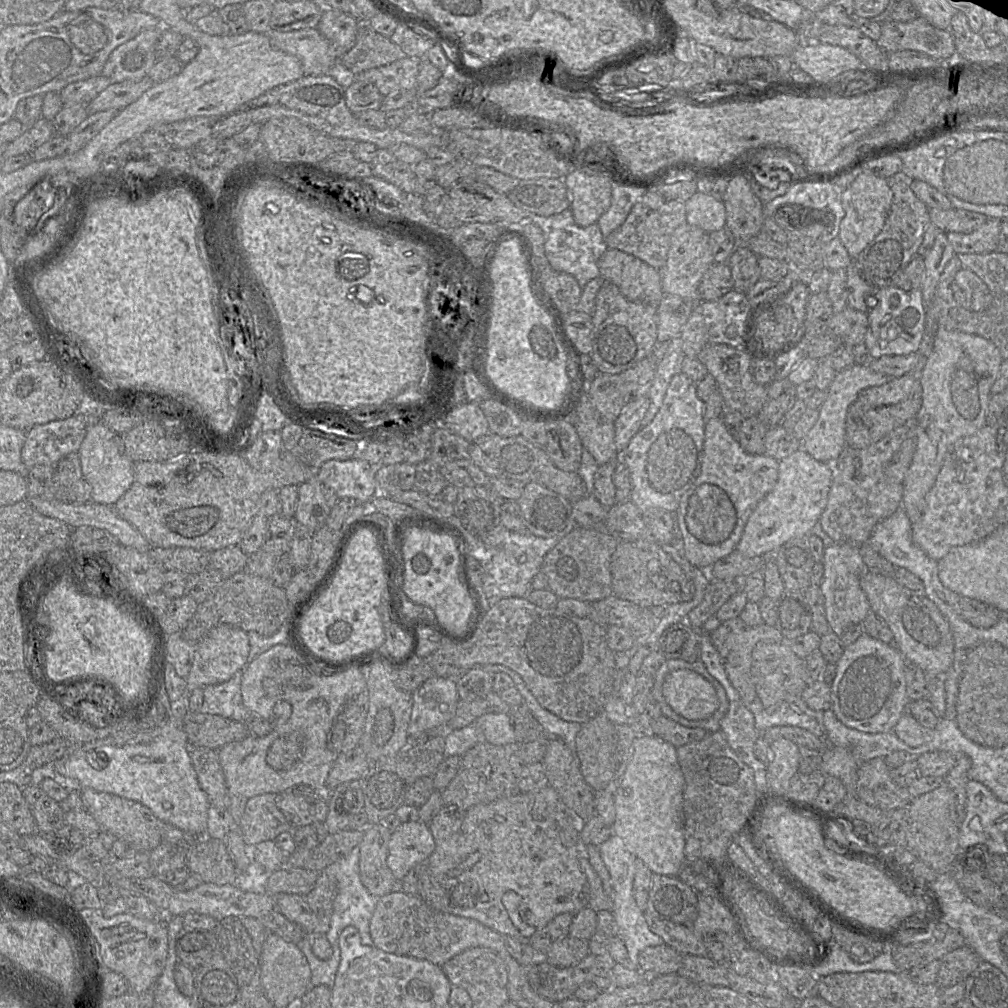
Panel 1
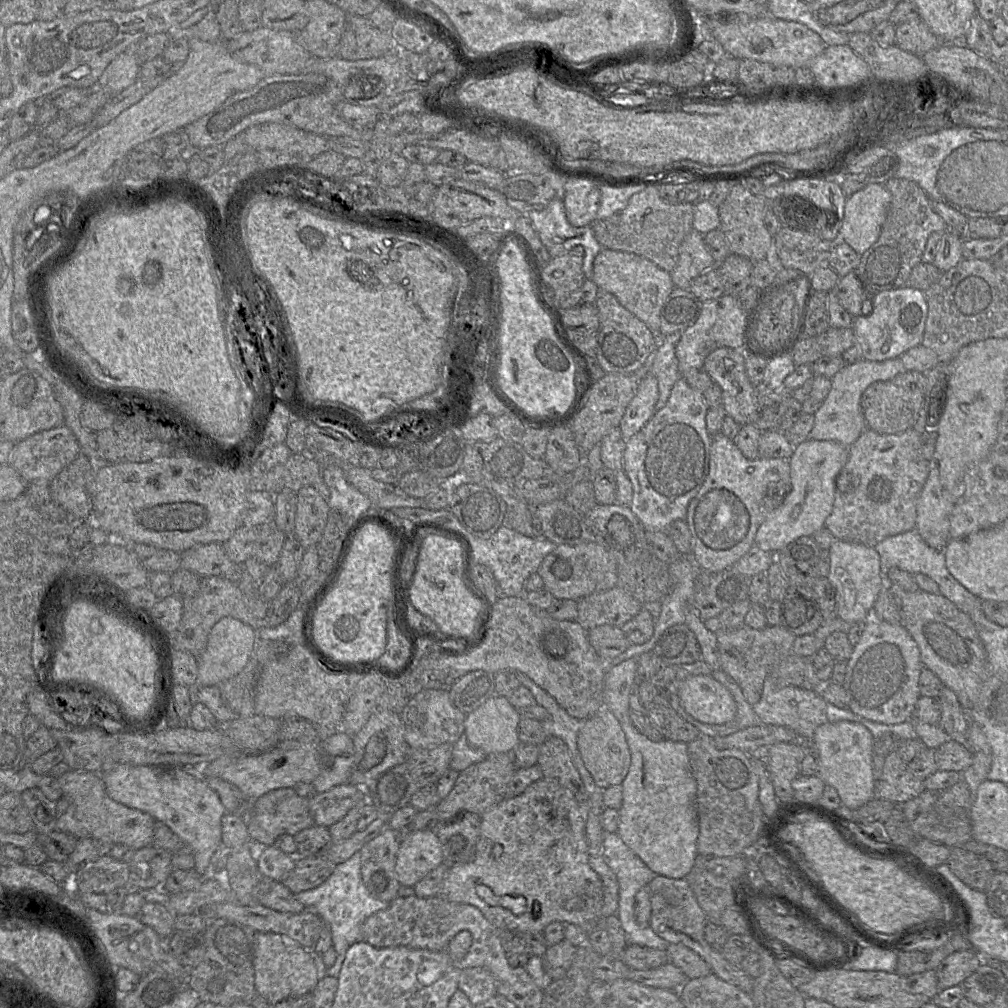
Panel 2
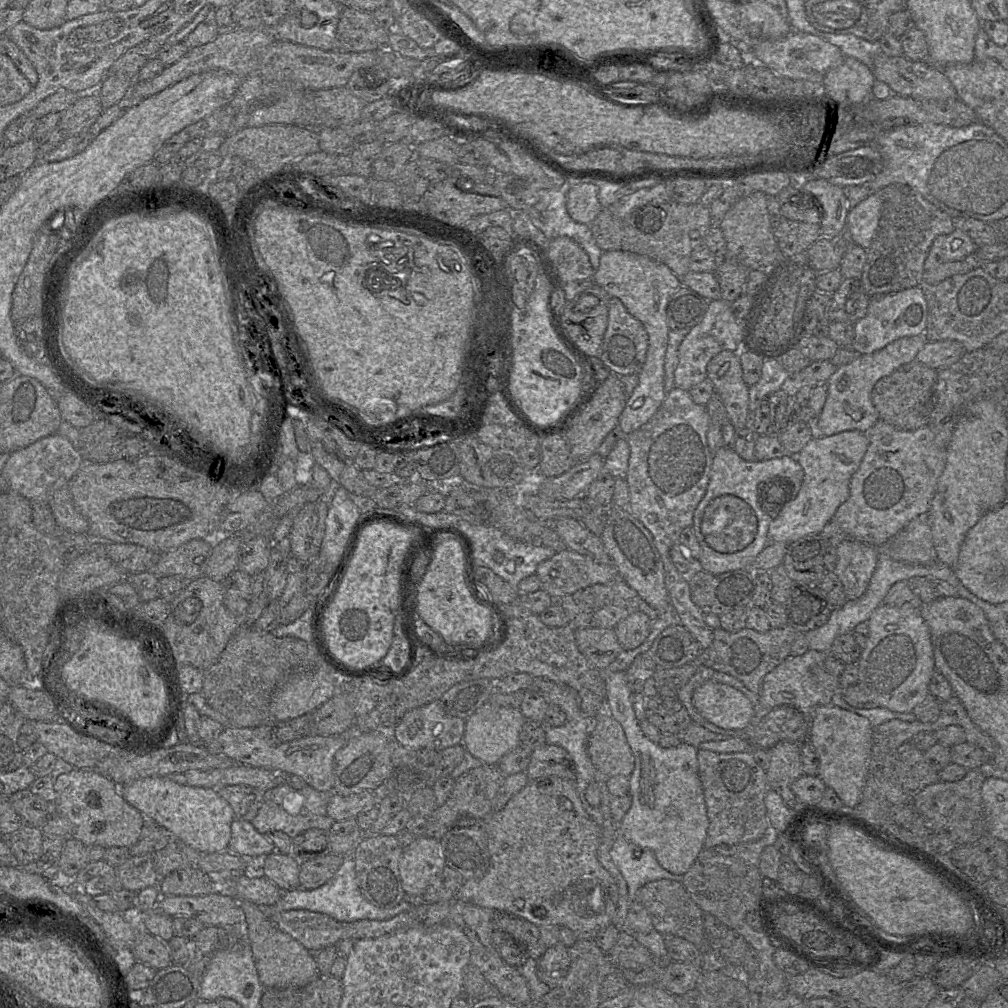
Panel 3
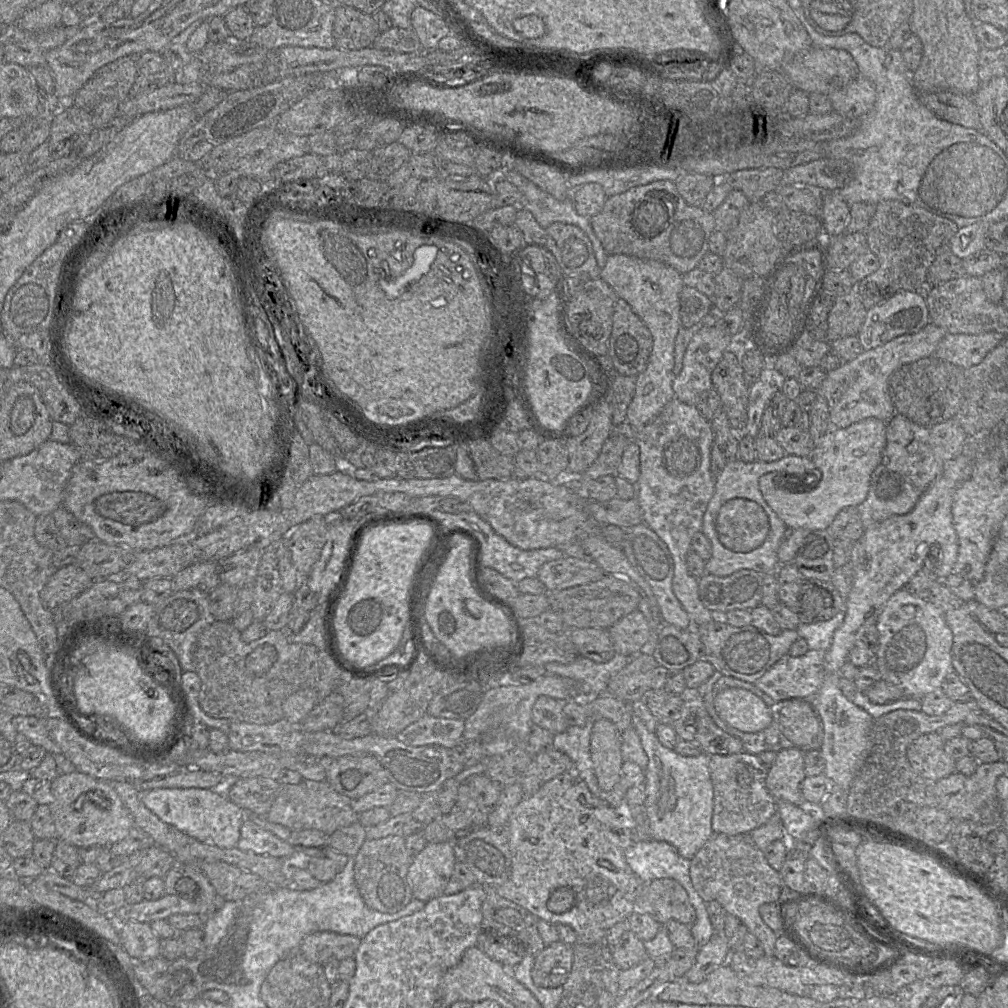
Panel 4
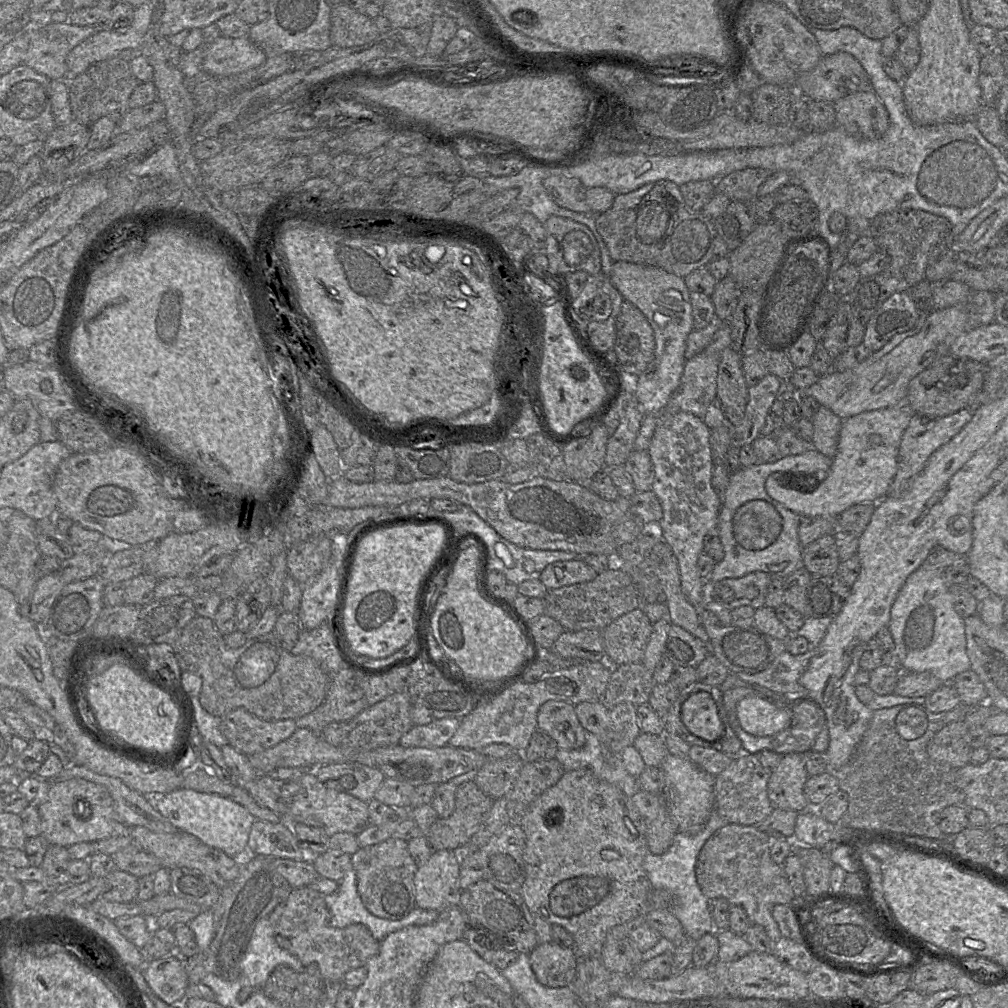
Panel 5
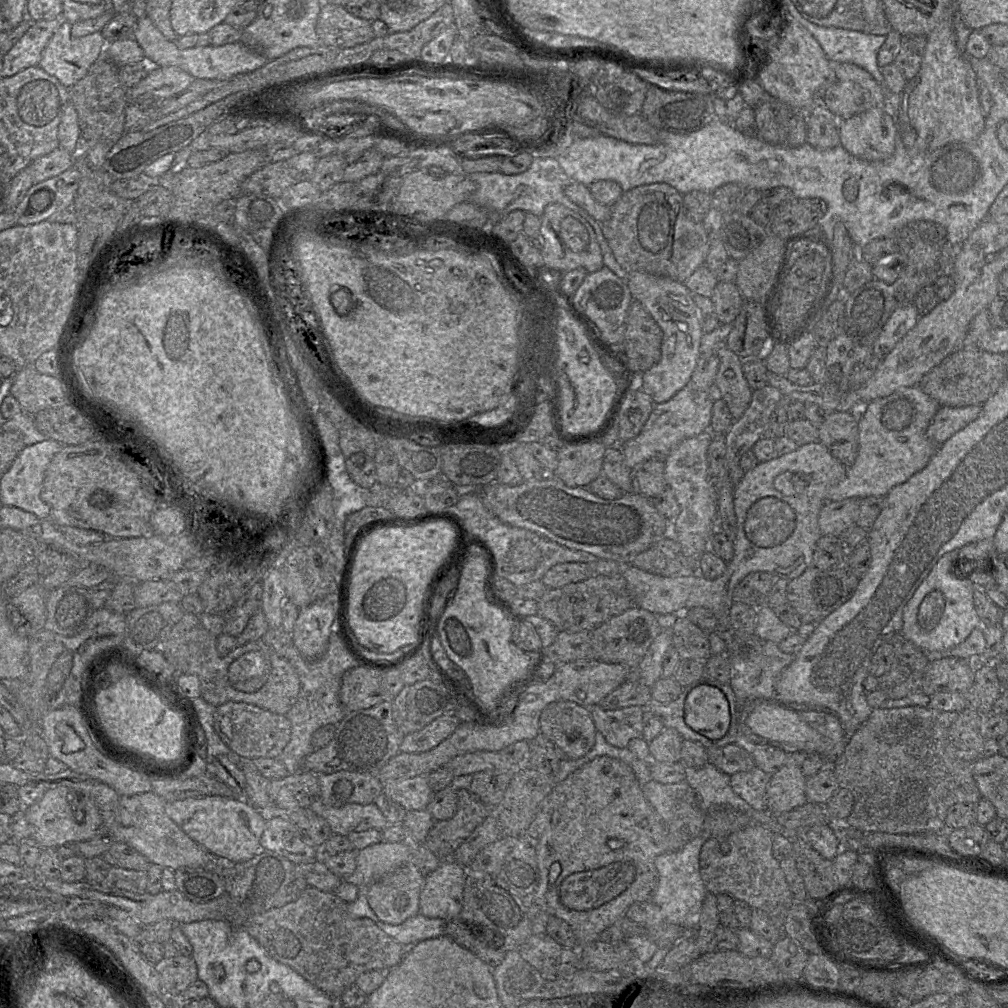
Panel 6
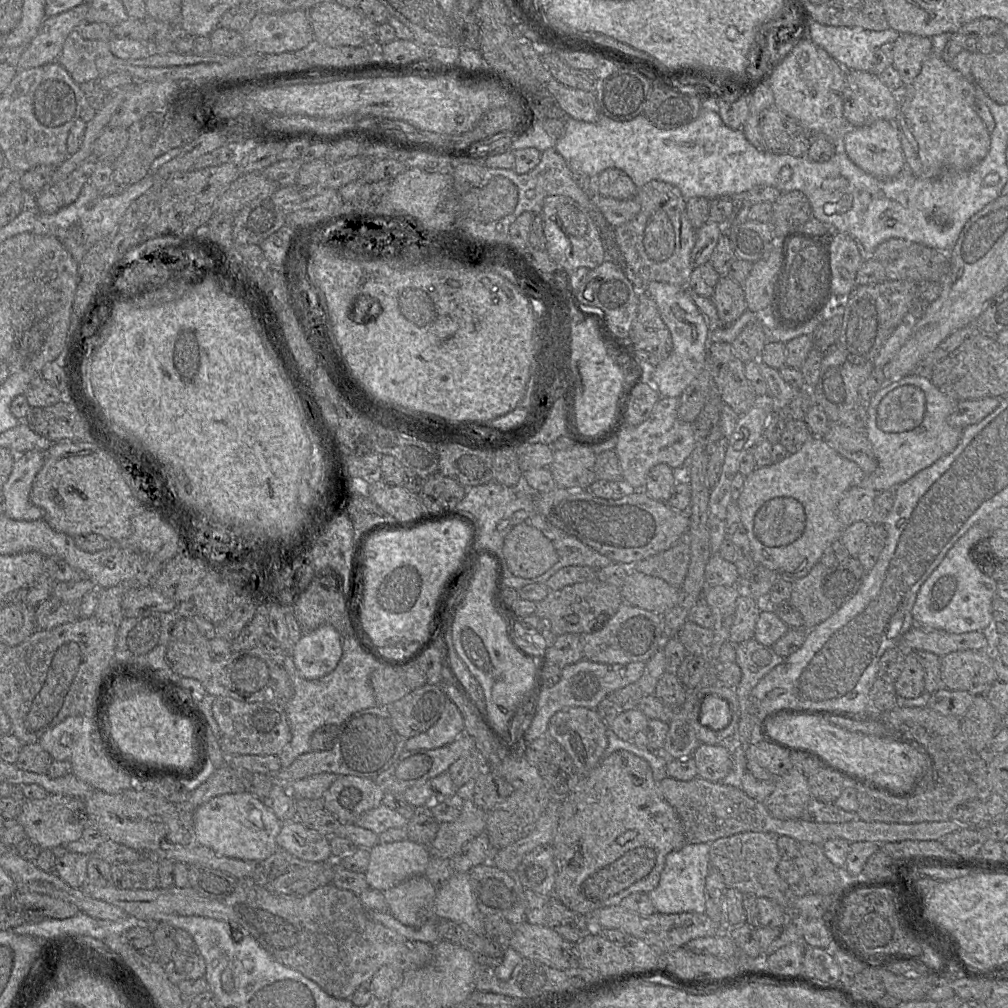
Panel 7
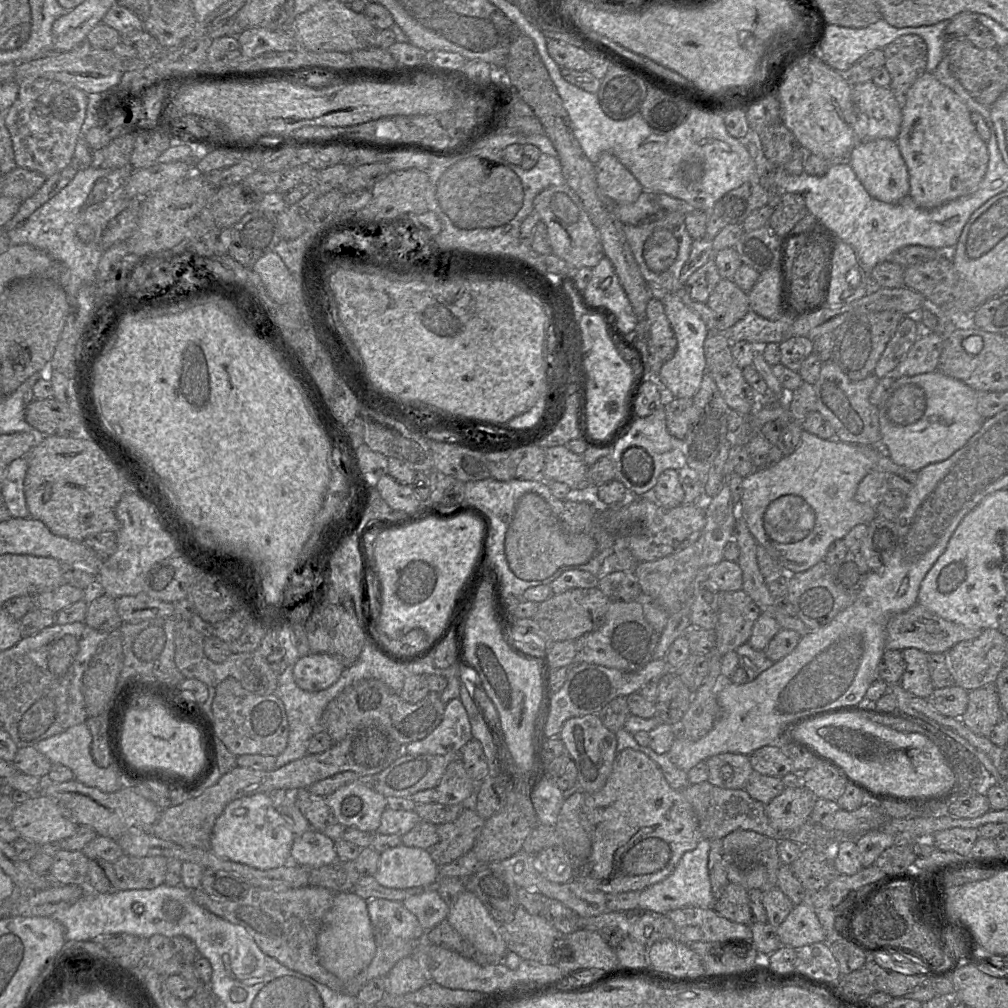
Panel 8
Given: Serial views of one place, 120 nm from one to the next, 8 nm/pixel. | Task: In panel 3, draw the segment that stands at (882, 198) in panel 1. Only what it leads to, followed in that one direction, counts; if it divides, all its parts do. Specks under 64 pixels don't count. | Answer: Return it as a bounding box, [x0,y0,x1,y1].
[846,193,882,249]

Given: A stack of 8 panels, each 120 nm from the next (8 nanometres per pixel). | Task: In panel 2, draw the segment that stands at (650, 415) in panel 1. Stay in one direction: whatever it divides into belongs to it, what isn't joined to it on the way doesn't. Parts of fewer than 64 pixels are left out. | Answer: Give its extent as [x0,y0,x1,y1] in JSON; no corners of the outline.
[650,332,682,411]

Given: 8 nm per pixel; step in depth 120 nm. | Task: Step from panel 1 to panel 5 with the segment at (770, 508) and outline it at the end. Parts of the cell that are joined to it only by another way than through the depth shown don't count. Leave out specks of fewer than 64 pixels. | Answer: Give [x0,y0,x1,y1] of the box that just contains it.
[765,403,913,518]

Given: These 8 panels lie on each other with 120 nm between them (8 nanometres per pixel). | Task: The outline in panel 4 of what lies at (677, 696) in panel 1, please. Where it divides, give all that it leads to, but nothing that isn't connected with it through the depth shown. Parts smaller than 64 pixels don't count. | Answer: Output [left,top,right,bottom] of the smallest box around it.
[713,688,772,733]

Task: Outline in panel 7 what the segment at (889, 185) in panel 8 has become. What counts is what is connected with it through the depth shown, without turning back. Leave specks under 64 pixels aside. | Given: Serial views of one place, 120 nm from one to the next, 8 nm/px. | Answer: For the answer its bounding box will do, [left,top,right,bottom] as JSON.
[839,120,906,179]

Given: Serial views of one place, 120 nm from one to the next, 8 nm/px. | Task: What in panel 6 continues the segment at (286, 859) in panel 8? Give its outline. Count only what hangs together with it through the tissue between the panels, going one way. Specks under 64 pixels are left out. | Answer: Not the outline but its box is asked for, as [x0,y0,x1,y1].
[165,796,266,863]

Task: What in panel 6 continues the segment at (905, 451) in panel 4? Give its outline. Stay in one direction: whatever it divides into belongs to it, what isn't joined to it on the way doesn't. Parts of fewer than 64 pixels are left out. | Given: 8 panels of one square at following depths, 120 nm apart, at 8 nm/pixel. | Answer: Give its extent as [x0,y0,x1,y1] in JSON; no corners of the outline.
[926,405,982,445]

